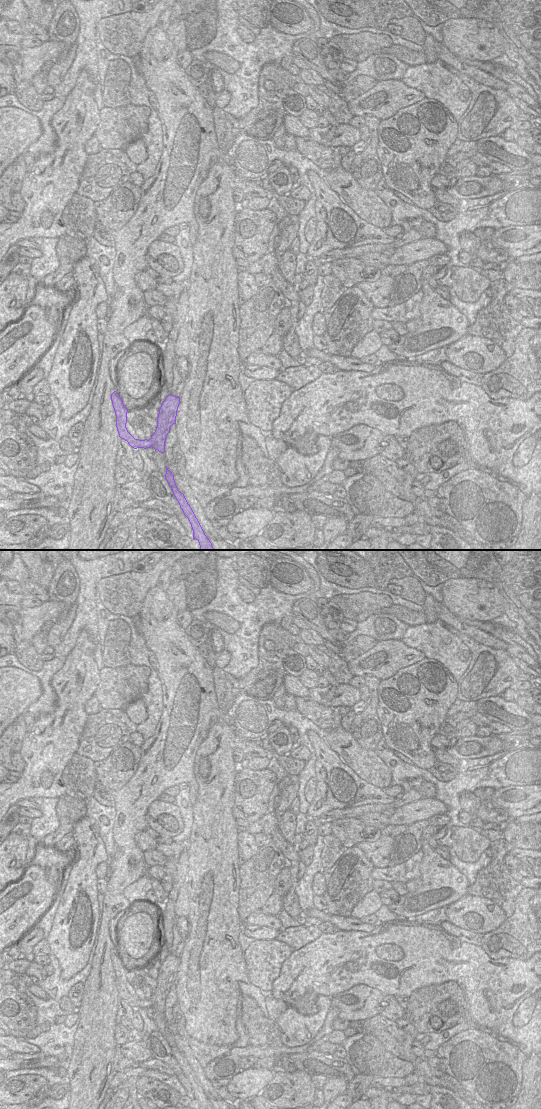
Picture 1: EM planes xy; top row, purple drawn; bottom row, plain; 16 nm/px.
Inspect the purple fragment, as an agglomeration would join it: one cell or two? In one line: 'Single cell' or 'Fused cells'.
Single cell

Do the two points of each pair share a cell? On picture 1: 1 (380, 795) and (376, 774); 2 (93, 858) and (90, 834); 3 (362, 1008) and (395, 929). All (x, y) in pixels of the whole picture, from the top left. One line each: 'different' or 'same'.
1: different
2: same
3: different

